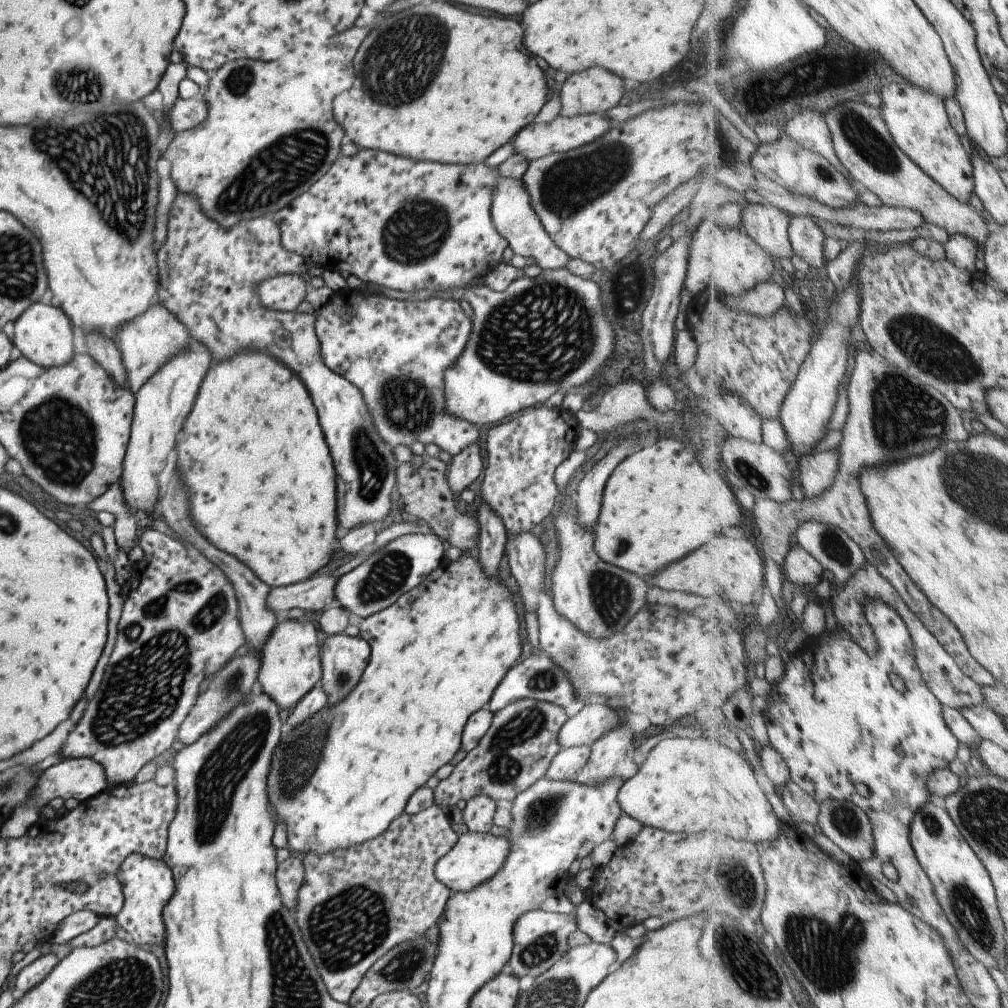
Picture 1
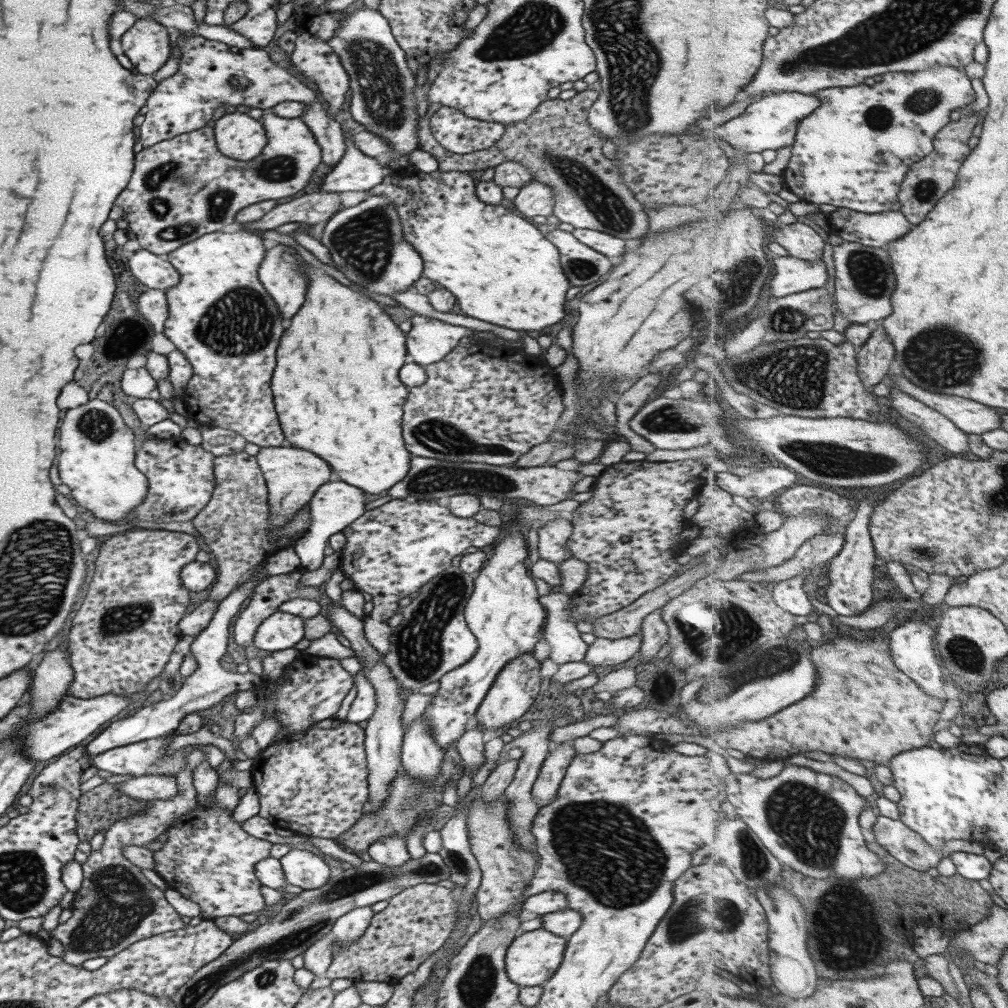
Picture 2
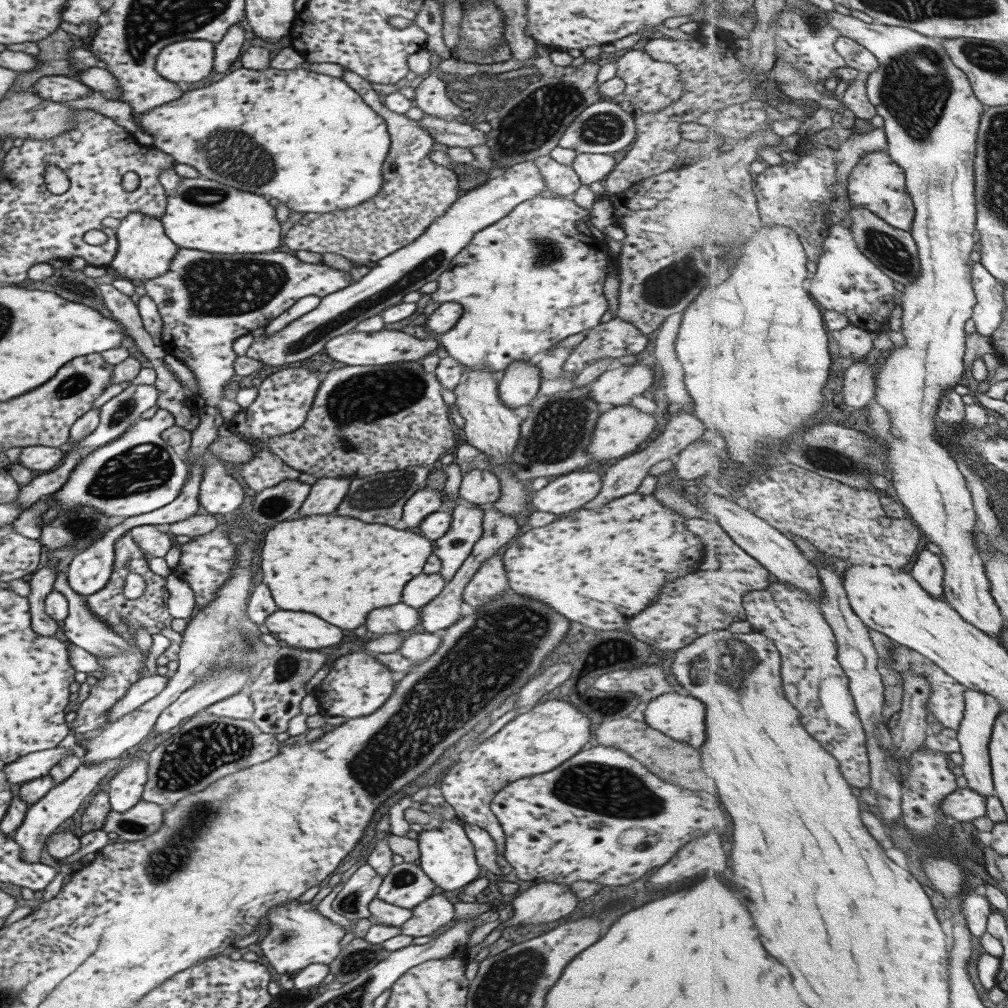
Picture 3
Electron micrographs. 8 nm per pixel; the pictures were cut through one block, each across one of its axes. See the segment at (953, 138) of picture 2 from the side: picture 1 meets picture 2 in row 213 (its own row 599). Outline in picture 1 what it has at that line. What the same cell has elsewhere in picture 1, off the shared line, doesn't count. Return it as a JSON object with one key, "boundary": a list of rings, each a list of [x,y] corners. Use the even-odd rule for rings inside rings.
{"boundary":[[[865,344],[859,346],[855,356],[853,373],[848,380],[848,401],[849,411],[843,428],[843,442],[837,448],[841,455],[839,469],[829,490],[825,490],[815,498],[805,498],[803,502],[791,499],[781,504],[767,499],[759,500],[753,507],[753,518],[760,531],[764,553],[783,569],[786,556],[793,548],[789,547],[789,538],[797,532],[799,526],[815,520],[845,531],[861,546],[868,563],[878,568],[879,572],[893,584],[907,606],[915,612],[969,678],[981,686],[999,684],[991,671],[977,662],[971,654],[959,628],[937,606],[933,606],[927,594],[923,594],[923,590],[913,582],[912,576],[907,574],[907,570],[889,550],[889,546],[885,544],[885,540],[881,538],[871,520],[871,510],[859,484],[859,478],[865,468],[871,466],[883,468],[887,464],[903,462],[905,458],[911,456],[933,452],[943,444],[967,441],[971,438],[971,433],[965,430],[963,424],[965,419],[961,418],[962,412],[936,388],[927,386],[925,382],[919,382],[919,378],[889,364]]]}

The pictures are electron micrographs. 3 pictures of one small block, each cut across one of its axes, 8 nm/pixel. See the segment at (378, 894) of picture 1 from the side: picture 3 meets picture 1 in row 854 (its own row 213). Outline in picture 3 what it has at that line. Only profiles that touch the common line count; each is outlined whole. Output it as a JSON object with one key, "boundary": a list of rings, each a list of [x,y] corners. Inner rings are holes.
{"boundary":[[[343,69],[341,79],[385,121],[390,146],[381,166],[381,190],[359,206],[323,214],[303,213],[287,230],[282,242],[289,250],[308,250],[317,254],[339,254],[353,266],[375,264],[381,258],[413,242],[458,199],[457,176],[429,160],[429,153],[440,147],[419,127],[417,120],[386,109],[369,82],[351,70]]]}

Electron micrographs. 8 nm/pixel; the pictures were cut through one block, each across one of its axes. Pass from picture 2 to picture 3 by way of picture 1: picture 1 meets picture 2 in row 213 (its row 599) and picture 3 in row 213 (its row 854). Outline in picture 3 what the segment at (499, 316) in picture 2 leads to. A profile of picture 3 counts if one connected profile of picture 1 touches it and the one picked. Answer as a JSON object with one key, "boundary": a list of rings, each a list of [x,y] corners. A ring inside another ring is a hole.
{"boundary":[[[267,67],[261,70],[238,68],[224,75],[220,80],[208,86],[185,91],[179,98],[154,106],[142,114],[130,114],[136,128],[143,130],[153,138],[152,145],[157,150],[171,156],[176,164],[185,164],[195,168],[200,176],[207,180],[219,182],[225,186],[232,186],[235,190],[247,190],[253,194],[277,198],[291,212],[323,214],[334,210],[343,210],[359,206],[365,200],[371,200],[381,190],[381,166],[389,152],[390,139],[385,121],[353,91],[341,78],[317,74],[309,70],[297,68],[279,70]]]}

